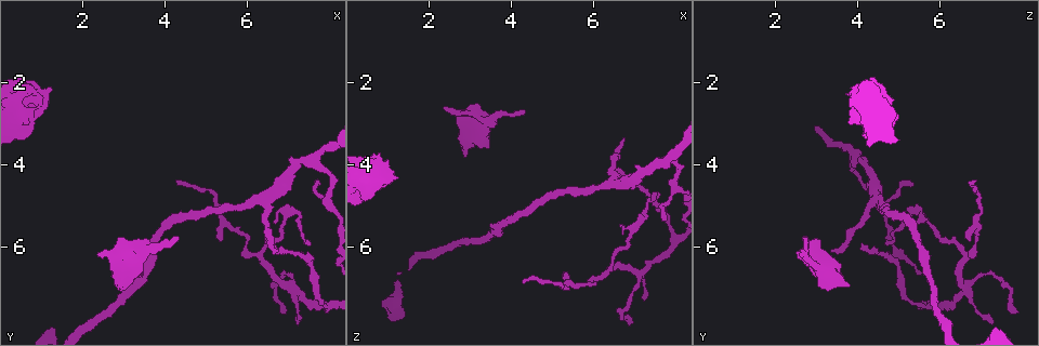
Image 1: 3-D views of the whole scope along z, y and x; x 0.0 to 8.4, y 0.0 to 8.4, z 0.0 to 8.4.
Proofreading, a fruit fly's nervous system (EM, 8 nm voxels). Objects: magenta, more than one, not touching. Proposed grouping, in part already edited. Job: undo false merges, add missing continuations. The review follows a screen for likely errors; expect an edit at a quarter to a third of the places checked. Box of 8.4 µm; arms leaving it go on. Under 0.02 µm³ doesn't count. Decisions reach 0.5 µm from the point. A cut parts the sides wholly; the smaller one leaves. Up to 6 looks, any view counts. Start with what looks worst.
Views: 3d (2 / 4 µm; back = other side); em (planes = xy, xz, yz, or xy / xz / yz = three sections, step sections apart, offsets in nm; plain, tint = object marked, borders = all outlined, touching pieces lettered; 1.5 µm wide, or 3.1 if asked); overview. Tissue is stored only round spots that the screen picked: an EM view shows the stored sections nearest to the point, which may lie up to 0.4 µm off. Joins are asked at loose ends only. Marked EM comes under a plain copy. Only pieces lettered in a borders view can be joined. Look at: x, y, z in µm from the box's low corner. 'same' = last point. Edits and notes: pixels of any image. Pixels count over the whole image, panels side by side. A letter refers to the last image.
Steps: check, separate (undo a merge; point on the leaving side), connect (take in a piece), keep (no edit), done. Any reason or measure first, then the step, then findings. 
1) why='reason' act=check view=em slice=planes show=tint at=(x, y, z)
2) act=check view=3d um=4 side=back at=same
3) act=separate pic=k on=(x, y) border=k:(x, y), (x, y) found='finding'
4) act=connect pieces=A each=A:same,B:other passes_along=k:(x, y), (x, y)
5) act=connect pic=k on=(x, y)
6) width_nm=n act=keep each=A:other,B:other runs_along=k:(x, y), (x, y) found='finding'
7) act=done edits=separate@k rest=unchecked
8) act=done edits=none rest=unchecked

act=check view=3d um=2 at=(7.60, 3.80, 3.90)

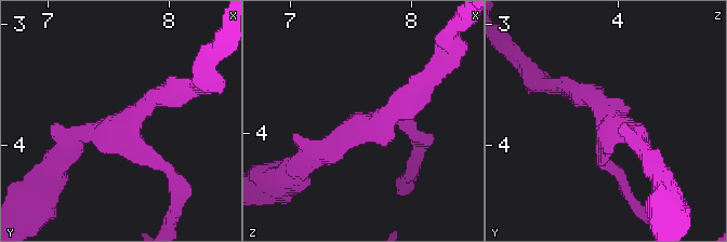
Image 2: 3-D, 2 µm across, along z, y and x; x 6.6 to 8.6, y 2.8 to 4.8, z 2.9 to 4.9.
act=check view=em slice=yz step=4 show=tint at=(7.60, 3.86, 3.92)

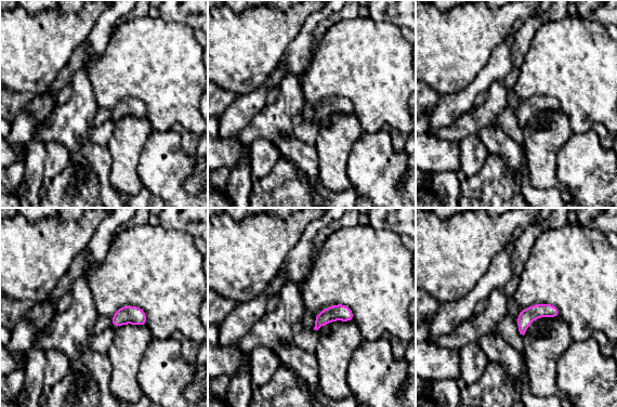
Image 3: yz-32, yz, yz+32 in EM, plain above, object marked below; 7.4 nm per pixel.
act=check view=em slice=planes show=borders at=same

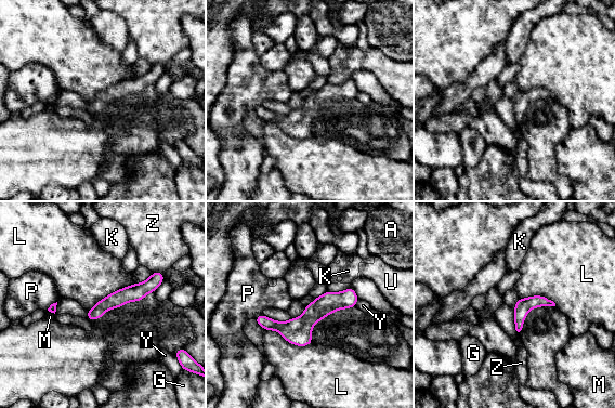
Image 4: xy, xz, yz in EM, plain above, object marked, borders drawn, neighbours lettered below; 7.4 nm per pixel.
act=keep each=A:other,G:other,K:other,L:other,M:other,P:other,U:other,Y:other,Z:other border=4:(350, 286), (340, 291), (327, 291) found='continuous, no second neuron'

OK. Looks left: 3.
why='branch stops here' act=check view=em slice=planes show=borders at=(7.25, 7.90, 7.30)

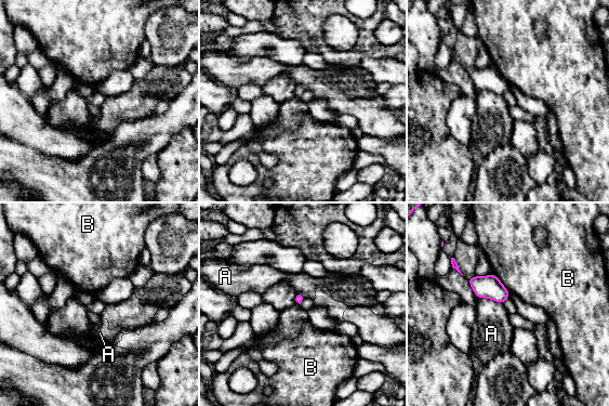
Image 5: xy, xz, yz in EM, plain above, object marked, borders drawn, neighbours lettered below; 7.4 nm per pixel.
width_nm=70 longest_contact=B:200nm act=keep each=A:other,B:other found='none of them fits'

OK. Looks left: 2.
why='free end' act=check view=em slice=planes show=tint at=(4.35, 4.40, 6.85)

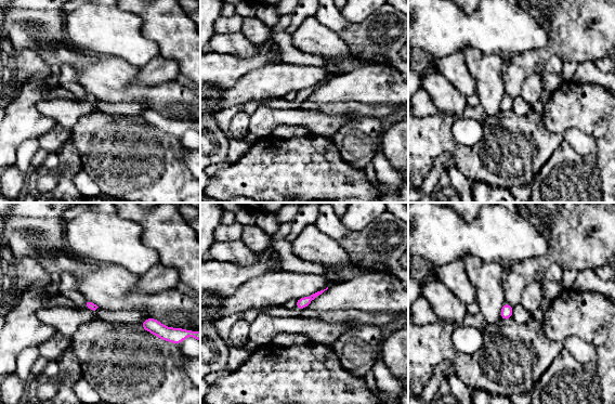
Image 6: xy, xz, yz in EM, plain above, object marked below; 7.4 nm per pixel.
act=check view=em slice=planes show=borders at=same

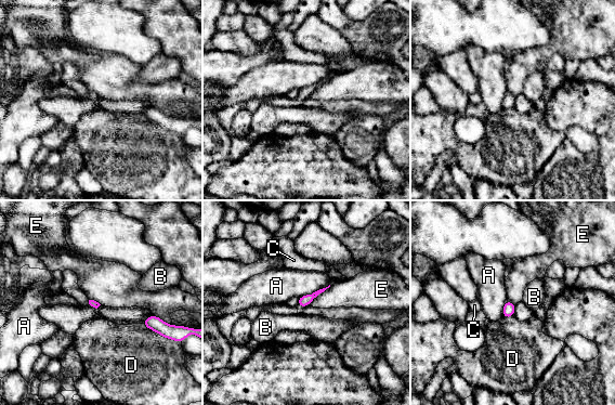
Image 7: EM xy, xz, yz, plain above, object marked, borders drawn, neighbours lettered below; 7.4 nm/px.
act=keep each=A:other,B:other,C:other,D:other,E:other found='none of them fits'

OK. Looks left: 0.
act=done edits=none rest=unchecked

